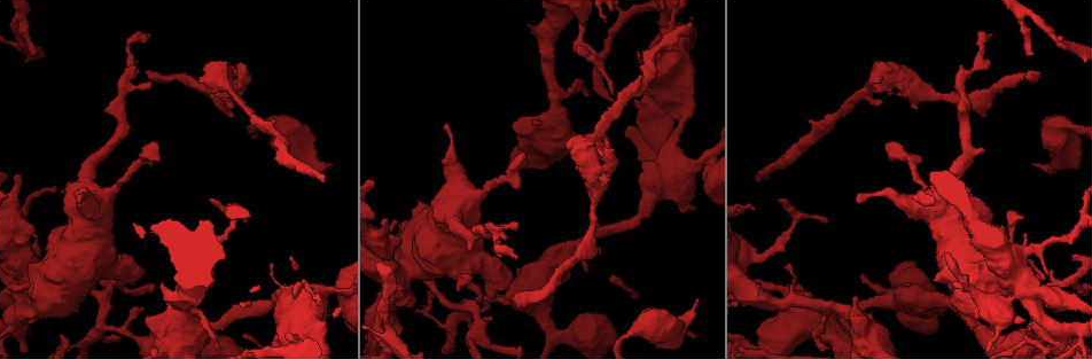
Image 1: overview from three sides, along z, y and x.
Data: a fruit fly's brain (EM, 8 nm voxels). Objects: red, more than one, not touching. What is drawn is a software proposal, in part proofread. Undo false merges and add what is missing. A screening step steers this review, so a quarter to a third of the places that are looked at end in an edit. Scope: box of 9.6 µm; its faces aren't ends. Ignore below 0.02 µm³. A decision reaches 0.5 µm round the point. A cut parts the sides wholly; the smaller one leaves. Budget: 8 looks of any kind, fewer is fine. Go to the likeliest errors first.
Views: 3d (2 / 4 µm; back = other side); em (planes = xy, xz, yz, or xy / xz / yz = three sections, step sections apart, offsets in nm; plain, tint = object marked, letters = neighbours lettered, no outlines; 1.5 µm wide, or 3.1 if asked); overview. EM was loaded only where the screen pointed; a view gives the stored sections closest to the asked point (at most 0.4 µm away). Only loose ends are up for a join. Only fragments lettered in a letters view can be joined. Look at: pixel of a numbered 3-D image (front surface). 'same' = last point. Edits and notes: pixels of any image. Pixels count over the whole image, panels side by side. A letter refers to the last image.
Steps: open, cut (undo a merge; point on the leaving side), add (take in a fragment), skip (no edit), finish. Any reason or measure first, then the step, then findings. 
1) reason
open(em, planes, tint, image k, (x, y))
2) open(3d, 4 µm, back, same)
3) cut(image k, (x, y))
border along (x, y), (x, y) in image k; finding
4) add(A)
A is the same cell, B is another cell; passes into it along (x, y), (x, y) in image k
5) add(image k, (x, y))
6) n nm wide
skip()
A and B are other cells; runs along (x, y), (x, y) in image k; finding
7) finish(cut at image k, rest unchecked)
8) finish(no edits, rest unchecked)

long arm stops here
open(3d, 2 µm, image 1, (689, 26))

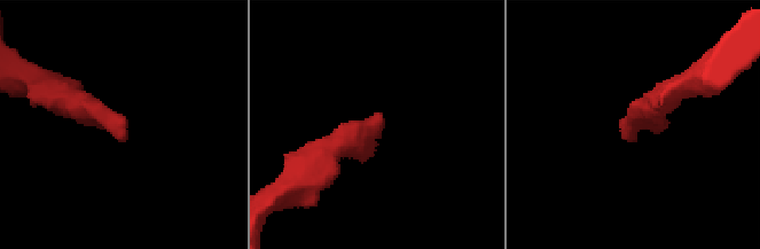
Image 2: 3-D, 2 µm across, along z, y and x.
open(em, planes, letters, image 2, (379, 127))

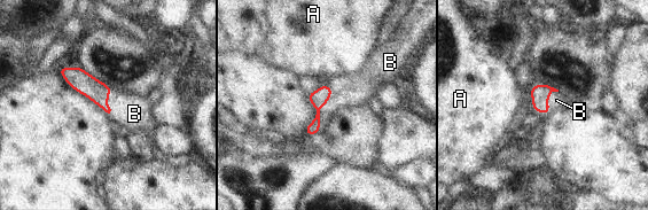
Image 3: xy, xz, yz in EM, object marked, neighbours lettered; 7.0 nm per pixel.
120 nm wide
add(B)
B is the same cell, A is another cell; passes into it along (319, 98), (320, 109), (348, 91) in image 3; it goes on there

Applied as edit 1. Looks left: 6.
open(overview)

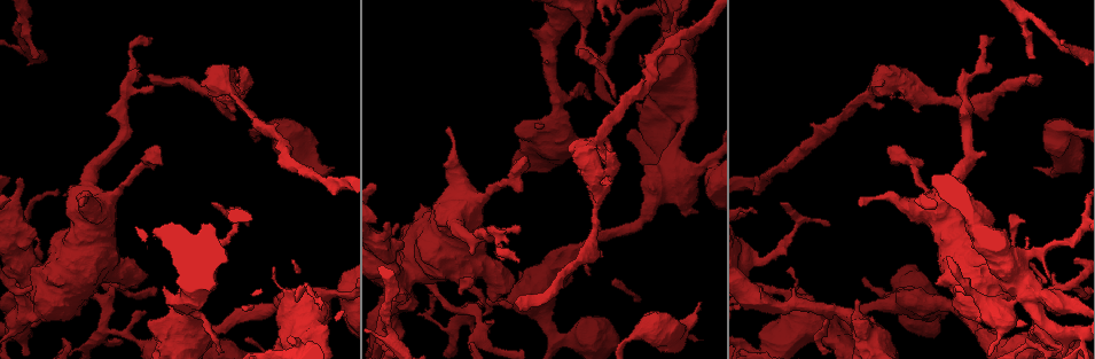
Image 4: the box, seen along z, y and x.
long arm stops here
open(3d, 4 µm, image 4, (158, 150))

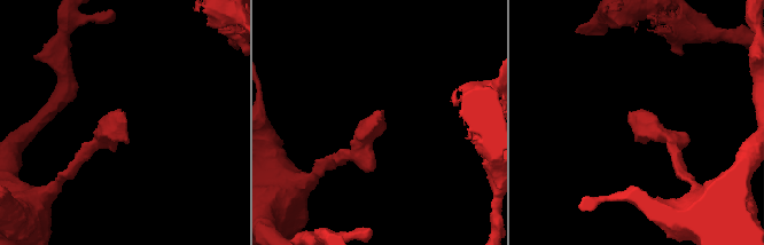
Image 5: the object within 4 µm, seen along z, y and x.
open(em, planes, letters, image 5, (124, 122))

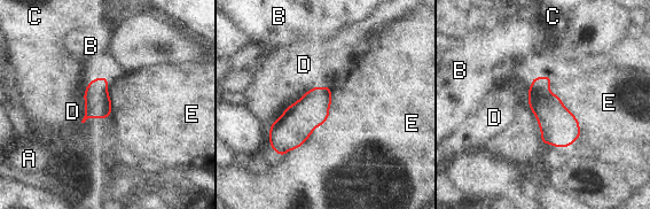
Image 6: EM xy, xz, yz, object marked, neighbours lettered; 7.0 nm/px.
E touches over 600 nm
skip()
A, B, C, D and E are other cells; none of them fits

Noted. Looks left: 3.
branch stops here
open(3d, 4 µm, image 4, (23, 181))

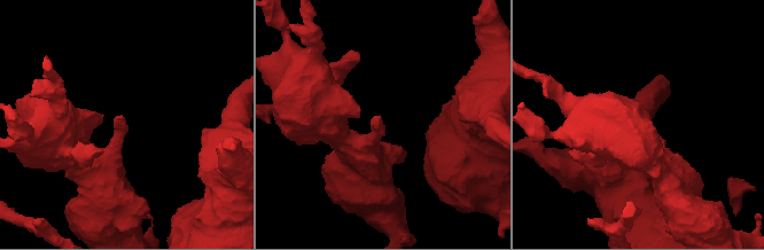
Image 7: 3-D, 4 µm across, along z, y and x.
now the EM
open(em, planes, letters, image 7, (122, 118))

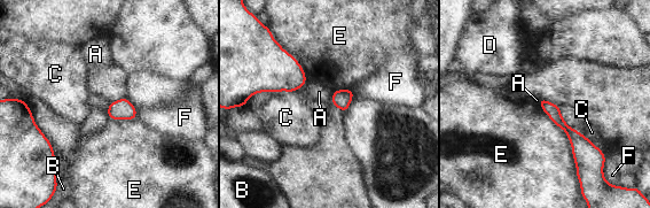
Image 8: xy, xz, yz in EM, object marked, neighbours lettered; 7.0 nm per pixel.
skip()
A, B, C, D, E and F are other cells; none of them fits

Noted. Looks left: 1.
finish(add at image 3, rest unchecked)

